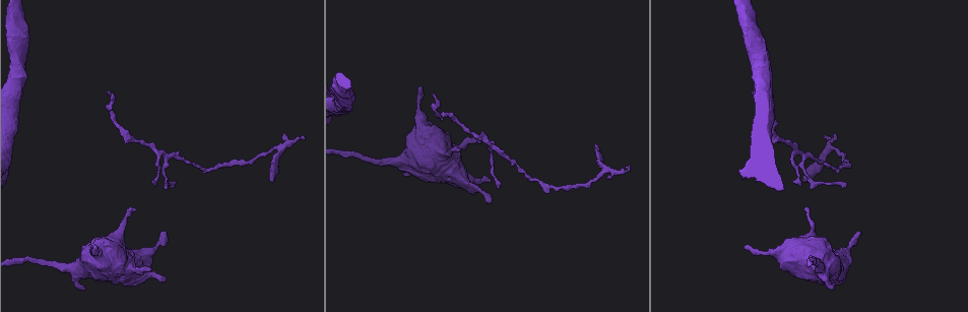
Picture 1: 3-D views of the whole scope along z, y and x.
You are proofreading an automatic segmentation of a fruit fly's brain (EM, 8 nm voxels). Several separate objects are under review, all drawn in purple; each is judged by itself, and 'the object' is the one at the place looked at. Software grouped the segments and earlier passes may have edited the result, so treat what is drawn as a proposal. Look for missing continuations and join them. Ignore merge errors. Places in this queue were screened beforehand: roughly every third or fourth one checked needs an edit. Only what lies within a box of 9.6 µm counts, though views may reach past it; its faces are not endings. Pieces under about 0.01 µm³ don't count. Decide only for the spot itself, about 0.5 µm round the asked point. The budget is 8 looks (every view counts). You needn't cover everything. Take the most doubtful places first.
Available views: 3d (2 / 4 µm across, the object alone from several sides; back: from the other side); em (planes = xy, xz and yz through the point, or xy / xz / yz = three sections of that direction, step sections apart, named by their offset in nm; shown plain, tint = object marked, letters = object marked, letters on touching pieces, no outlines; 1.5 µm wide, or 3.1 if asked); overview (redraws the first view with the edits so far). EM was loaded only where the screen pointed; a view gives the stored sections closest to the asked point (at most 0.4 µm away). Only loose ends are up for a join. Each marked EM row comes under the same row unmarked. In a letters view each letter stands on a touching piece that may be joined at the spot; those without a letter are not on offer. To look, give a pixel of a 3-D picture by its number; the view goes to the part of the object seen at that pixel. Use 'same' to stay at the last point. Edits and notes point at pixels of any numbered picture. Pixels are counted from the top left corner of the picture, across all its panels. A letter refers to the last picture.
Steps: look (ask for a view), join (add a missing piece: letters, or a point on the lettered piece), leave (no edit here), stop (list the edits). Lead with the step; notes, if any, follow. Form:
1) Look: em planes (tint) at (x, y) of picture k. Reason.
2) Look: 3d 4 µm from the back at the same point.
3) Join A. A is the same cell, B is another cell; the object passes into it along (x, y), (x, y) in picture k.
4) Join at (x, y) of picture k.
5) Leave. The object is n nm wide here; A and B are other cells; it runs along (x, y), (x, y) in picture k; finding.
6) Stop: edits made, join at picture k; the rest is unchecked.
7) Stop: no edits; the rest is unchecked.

Look: 3d 4 µm at (802, 181) of picture 1. Branch stops here.

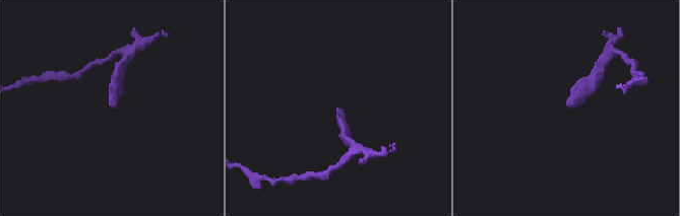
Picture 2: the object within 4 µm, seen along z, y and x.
Look: em xz step 4 (tint) at (113, 108) of picture 2. Shape alone is not enough.

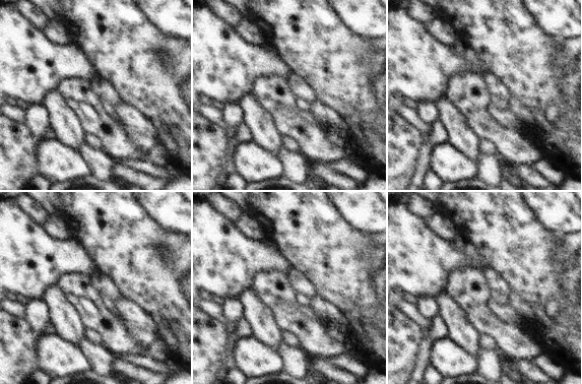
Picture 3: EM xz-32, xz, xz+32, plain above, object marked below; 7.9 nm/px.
Look: em planes (letters) at the same point.

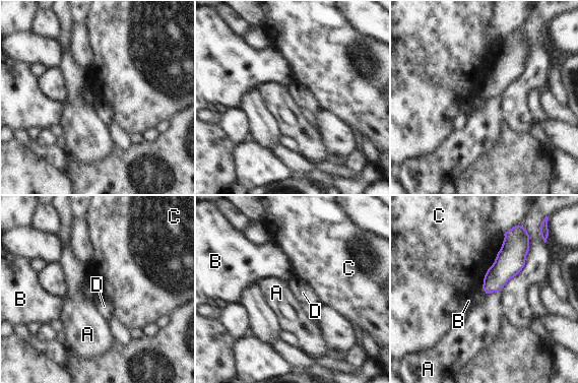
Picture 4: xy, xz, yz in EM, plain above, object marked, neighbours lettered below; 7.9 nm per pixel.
Leave. A, B, C and D are other cells; a border runs along (528, 234), (524, 266), (486, 294) in picture 4; none of them fits.

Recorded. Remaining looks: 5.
Look: 3d 4 µm at (472, 140) of picture 1. Free end.

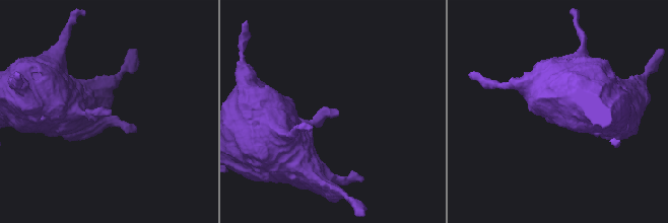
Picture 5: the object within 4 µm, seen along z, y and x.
Look: em xy step 8 (letters) at (337, 111) of picture 5.

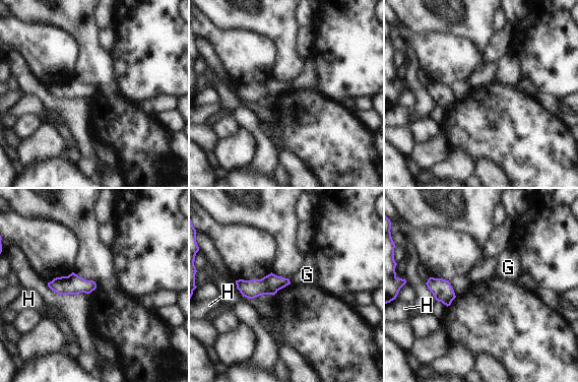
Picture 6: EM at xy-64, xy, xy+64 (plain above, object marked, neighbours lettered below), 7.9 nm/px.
Look: em xz step 8 (letters) at the same point. Cut it another way.

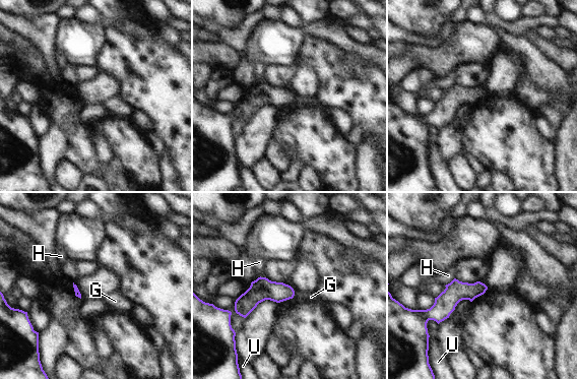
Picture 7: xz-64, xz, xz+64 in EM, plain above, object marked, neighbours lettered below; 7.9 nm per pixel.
Leave. G, H and U are other cells; a border runs along (295, 292), (292, 298) in picture 7; no lettered piece goes on from it.

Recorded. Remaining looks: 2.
Stop: no edits; the rest is unchecked.

